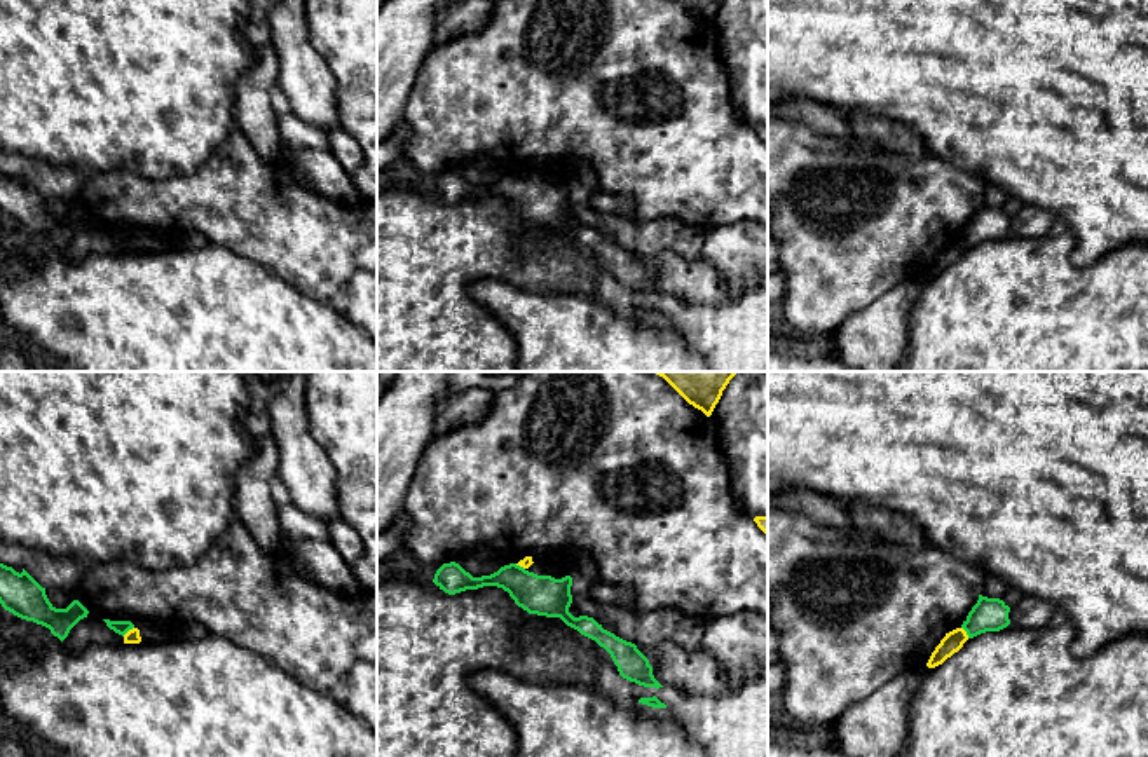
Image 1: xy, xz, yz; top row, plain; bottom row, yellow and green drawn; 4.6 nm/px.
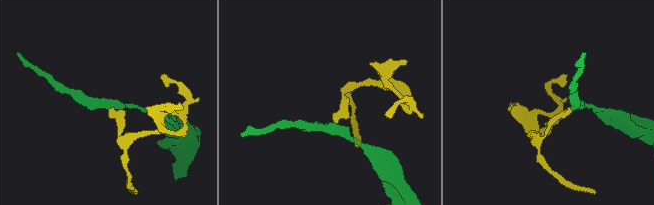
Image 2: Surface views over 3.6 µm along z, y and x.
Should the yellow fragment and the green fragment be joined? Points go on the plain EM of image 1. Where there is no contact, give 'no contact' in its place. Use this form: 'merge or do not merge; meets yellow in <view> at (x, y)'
do not merge; meets yellow in xy at (129, 239)

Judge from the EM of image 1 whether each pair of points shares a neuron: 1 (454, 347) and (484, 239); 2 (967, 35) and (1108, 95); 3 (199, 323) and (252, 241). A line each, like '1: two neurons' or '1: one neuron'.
1: one neuron
2: one neuron
3: two neurons

